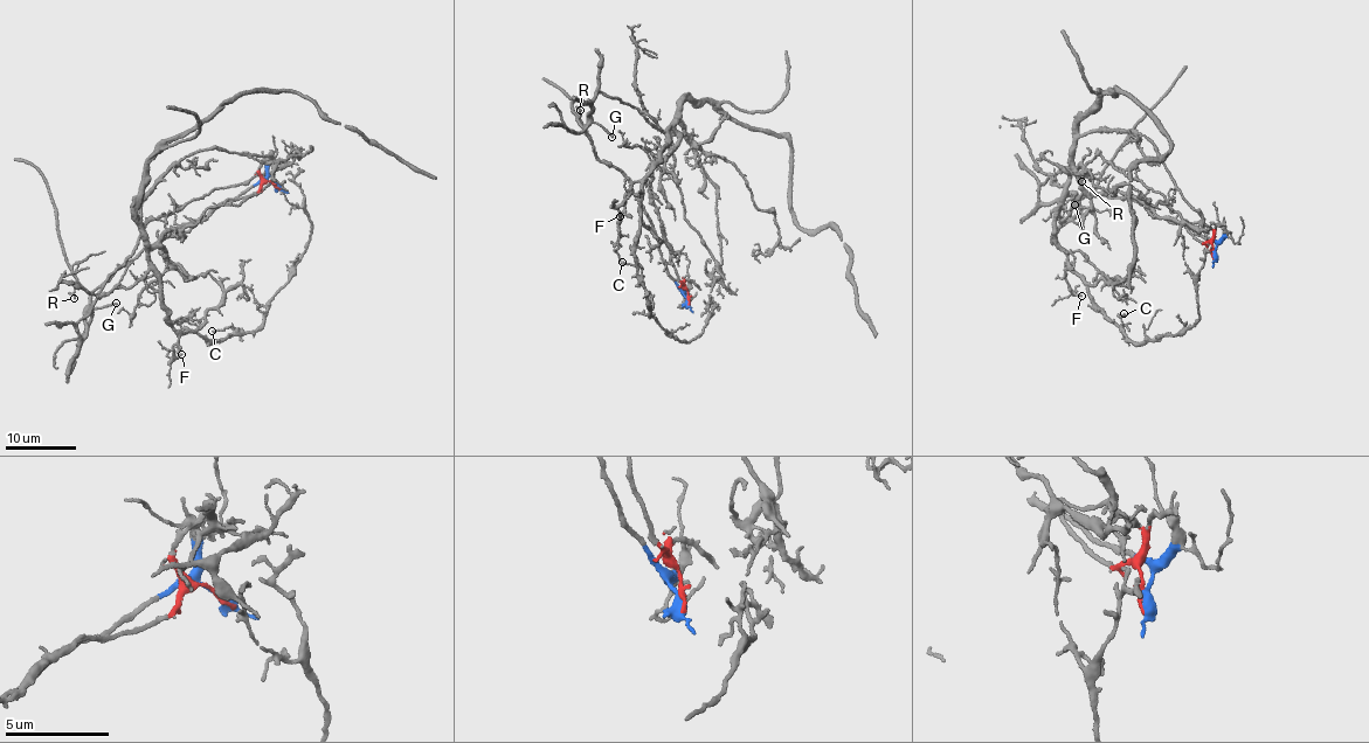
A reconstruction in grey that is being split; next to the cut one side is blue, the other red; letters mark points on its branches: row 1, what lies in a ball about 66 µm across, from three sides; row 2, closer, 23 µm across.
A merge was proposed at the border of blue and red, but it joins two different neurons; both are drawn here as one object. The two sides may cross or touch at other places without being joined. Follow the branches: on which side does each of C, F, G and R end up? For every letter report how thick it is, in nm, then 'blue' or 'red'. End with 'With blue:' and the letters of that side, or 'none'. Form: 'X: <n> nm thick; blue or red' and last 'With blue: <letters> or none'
C: 190 nm thick; red
F: 140 nm thick; red
G: 180 nm thick; blue
R: 110 nm thick; blue
With blue: G, R

